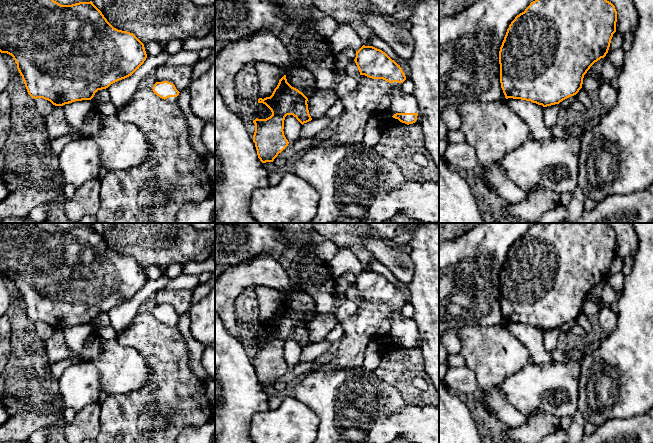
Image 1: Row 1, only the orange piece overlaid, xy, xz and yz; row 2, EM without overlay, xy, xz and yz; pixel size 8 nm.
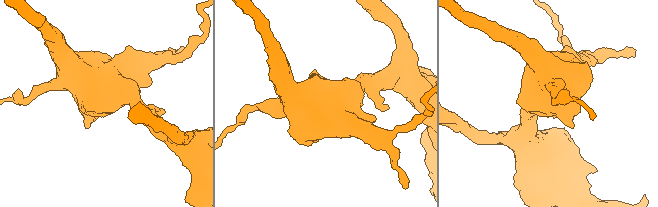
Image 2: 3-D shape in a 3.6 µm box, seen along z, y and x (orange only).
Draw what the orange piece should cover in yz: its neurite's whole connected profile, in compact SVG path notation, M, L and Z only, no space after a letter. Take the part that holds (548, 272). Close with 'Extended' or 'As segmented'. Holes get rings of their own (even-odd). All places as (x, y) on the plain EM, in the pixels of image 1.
M536 223L531 226L511 246L500 271L500 307L505 322L547 331L576 319L590 291L608 277L616 246L615 230L606 223Z. As segmented

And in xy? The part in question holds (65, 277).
M0 223L0 276L13 281L27 316L32 322L43 322L55 330L91 324L98 314L106 313L111 308L131 300L147 282L144 268L133 257L114 252L92 225L61 229L53 223Z. As segmented

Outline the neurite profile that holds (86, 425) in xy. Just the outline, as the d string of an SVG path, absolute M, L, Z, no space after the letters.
M100 402L87 405L71 422L64 426L68 443L81 443L84 440L96 440L100 433Z

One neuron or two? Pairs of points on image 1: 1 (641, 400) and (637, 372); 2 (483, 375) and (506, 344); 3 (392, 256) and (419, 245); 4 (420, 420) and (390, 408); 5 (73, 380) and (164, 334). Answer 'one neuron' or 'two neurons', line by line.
1: one neuron
2: one neuron
3: two neurons
4: one neuron
5: two neurons

